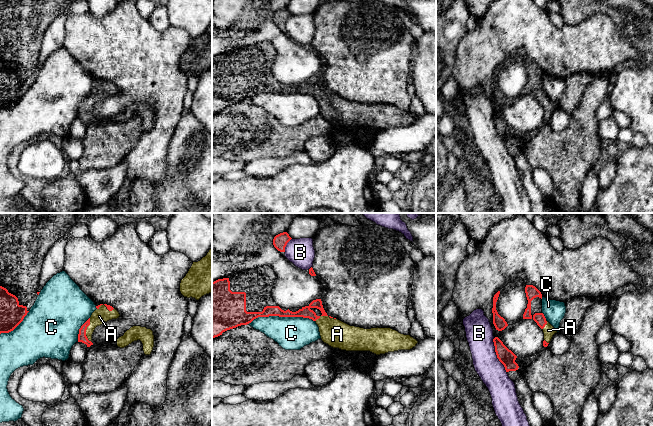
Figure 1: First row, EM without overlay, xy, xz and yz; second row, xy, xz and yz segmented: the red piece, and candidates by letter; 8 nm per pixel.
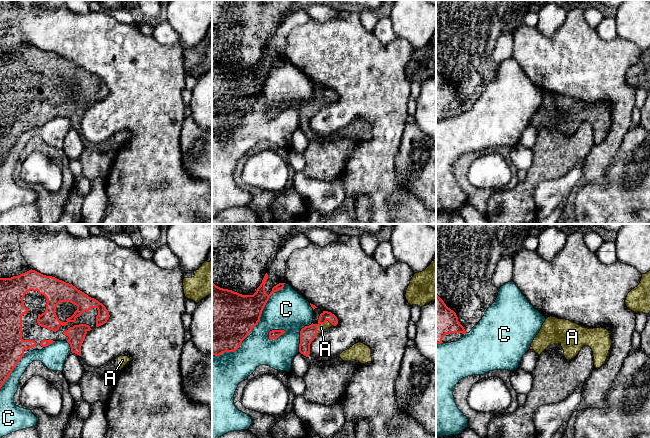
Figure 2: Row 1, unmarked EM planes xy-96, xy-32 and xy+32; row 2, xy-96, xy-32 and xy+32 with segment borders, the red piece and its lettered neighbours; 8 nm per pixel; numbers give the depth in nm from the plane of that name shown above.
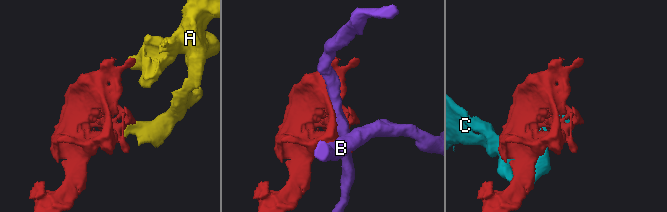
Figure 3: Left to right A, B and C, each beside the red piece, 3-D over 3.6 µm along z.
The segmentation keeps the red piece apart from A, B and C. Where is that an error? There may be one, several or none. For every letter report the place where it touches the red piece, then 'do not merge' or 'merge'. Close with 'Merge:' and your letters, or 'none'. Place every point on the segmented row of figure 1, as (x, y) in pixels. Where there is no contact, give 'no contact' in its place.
A: contact xy (86, 329); merge
B: contact yz (496, 354); do not merge
C: contact xz (281, 316); do not merge
Merge: A

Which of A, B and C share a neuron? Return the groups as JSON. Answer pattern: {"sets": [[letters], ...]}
{"sets": [["A"], ["B"], ["C"]]}

